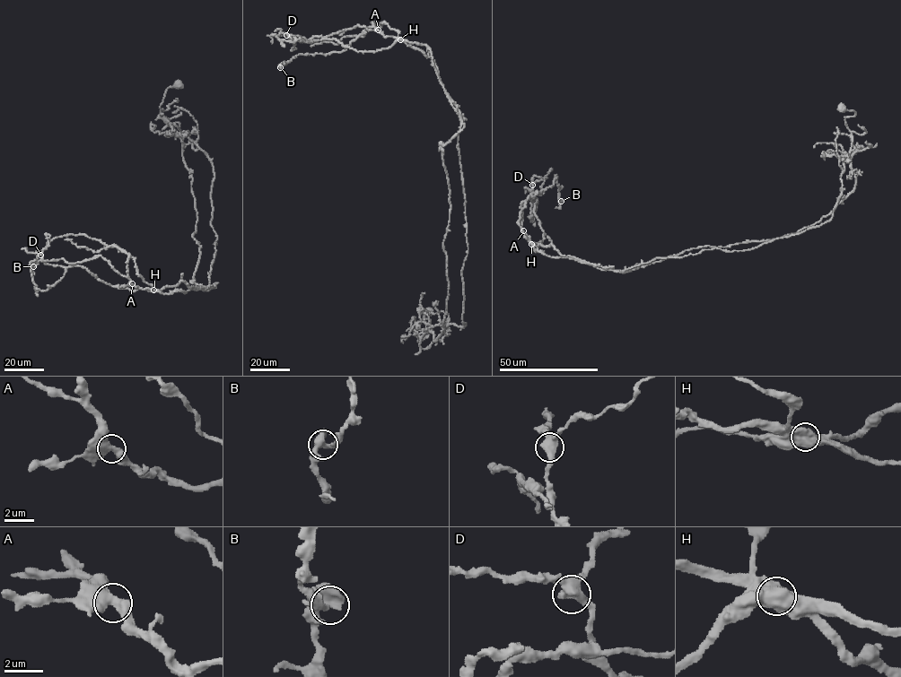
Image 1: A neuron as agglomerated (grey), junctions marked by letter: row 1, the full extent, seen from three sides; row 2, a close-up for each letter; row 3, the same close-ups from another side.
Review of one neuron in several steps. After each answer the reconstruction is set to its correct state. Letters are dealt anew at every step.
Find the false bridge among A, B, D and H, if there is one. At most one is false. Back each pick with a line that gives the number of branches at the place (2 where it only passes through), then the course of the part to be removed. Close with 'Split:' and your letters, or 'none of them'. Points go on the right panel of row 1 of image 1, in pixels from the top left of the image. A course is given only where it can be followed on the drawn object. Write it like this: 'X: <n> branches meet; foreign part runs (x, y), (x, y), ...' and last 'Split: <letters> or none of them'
H: 2 branches meet; foreign part runs (532, 244), (621, 273), (690, 249), (795, 233), (828, 215), (855, 183), (846, 154), (832, 143), (814, 146)
Split: H

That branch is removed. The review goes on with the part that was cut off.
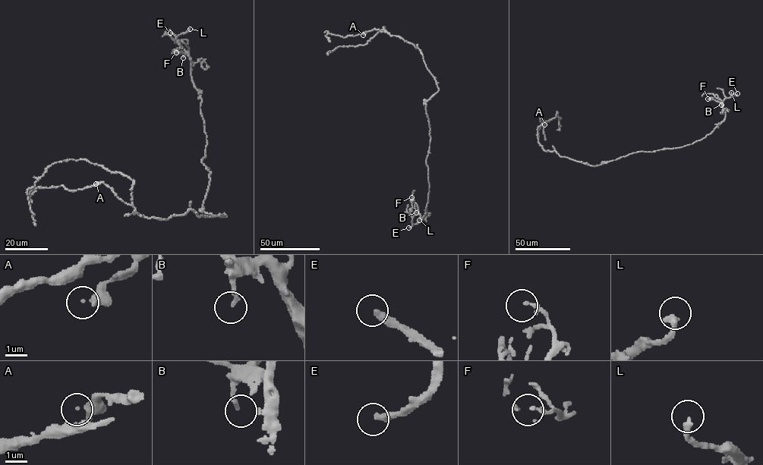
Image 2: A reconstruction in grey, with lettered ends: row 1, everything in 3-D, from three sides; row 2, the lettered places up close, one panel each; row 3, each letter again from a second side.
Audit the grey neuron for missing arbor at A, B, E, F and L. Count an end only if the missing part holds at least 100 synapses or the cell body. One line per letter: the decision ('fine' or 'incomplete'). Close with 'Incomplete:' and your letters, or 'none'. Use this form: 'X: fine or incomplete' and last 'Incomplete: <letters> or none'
A: fine
B: fine
E: incomplete
F: fine
L: fine
Incomplete: E

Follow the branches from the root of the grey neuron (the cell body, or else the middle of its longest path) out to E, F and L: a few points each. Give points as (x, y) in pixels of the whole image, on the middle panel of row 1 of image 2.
E: (429, 98), (424, 101), (430, 138), (426, 160), (428, 202), (425, 215), (420, 219), (417, 213), (408, 227)
F: (429, 98), (424, 101), (430, 138), (426, 160), (429, 192), (426, 214), (421, 219), (413, 207), (411, 197)
L: (429, 98), (424, 101), (430, 138), (428, 202), (425, 215), (420, 219), (417, 213), (412, 223), (419, 220)

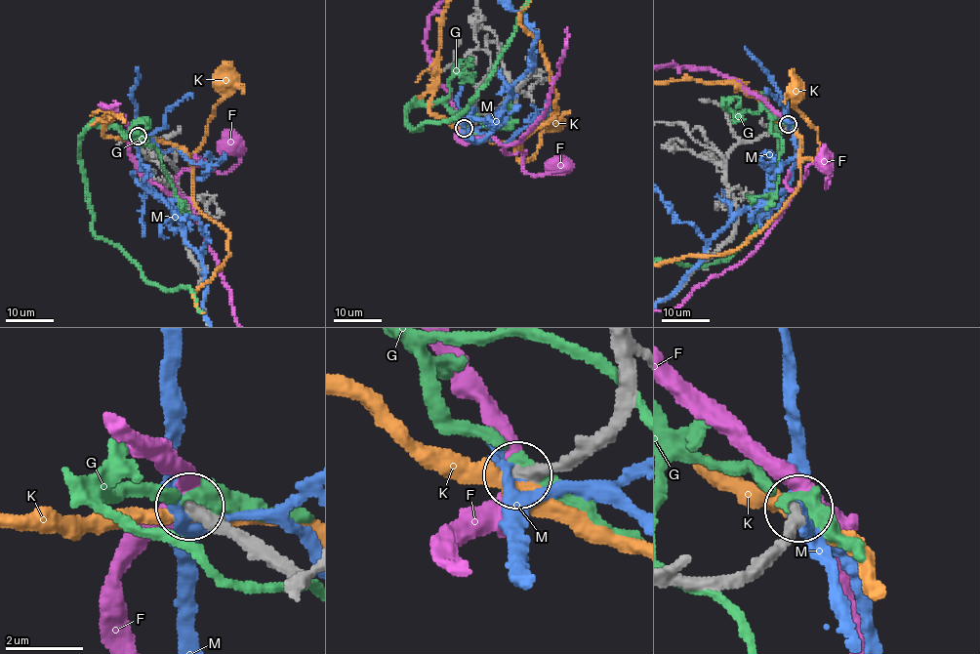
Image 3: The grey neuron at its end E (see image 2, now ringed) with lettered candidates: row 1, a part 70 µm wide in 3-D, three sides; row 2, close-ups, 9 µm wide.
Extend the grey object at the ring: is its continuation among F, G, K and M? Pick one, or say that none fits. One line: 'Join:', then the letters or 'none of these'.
Join: none of these

